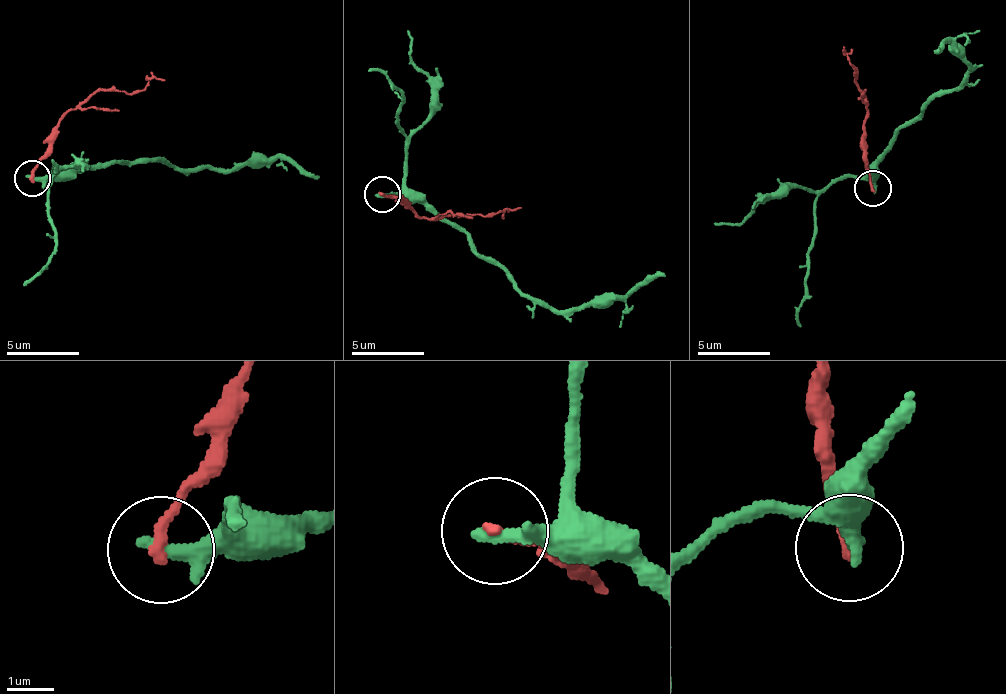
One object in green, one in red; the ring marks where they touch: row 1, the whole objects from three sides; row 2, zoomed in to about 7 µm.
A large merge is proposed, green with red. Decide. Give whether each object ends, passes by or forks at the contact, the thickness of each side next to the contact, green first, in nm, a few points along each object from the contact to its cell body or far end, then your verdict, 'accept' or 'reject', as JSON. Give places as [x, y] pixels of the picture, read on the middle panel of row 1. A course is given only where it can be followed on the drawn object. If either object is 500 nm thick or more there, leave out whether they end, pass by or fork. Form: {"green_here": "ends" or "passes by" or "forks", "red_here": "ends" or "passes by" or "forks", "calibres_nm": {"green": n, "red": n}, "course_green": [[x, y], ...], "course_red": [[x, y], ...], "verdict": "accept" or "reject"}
{"green_here": "ends", "red_here": "ends", "calibres_nm": {"green": 360, "red": 220}, "course_green": [[383, 194], [419, 194], [508, 280], [556, 310], [584, 310], [632, 293], [666, 276]], "course_red": [[383, 194], [423, 218], [493, 216], [522, 208]], "verdict": "reject"}

